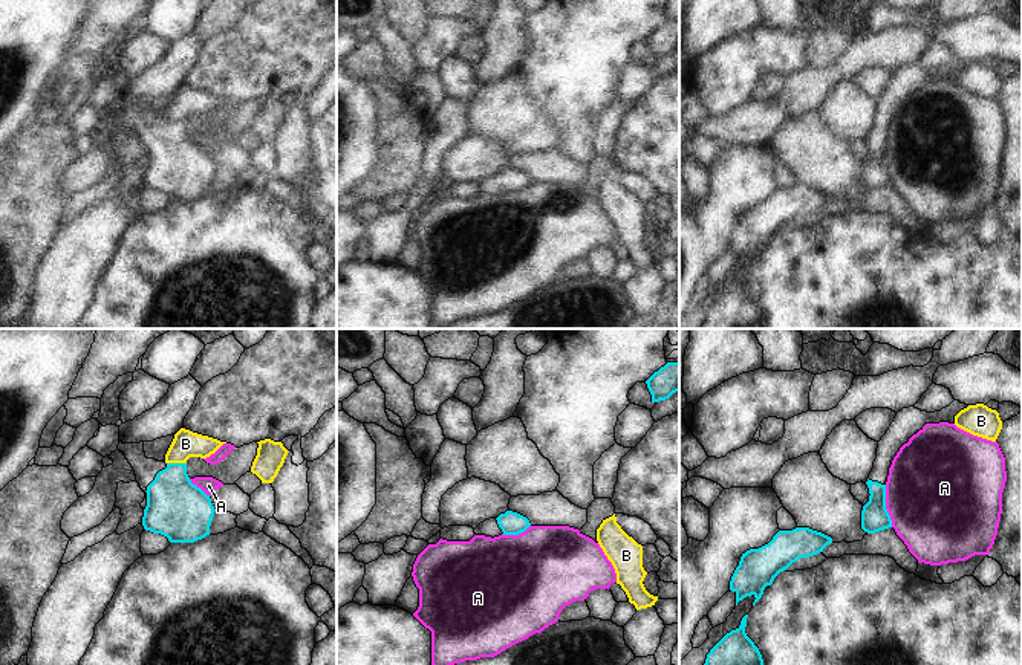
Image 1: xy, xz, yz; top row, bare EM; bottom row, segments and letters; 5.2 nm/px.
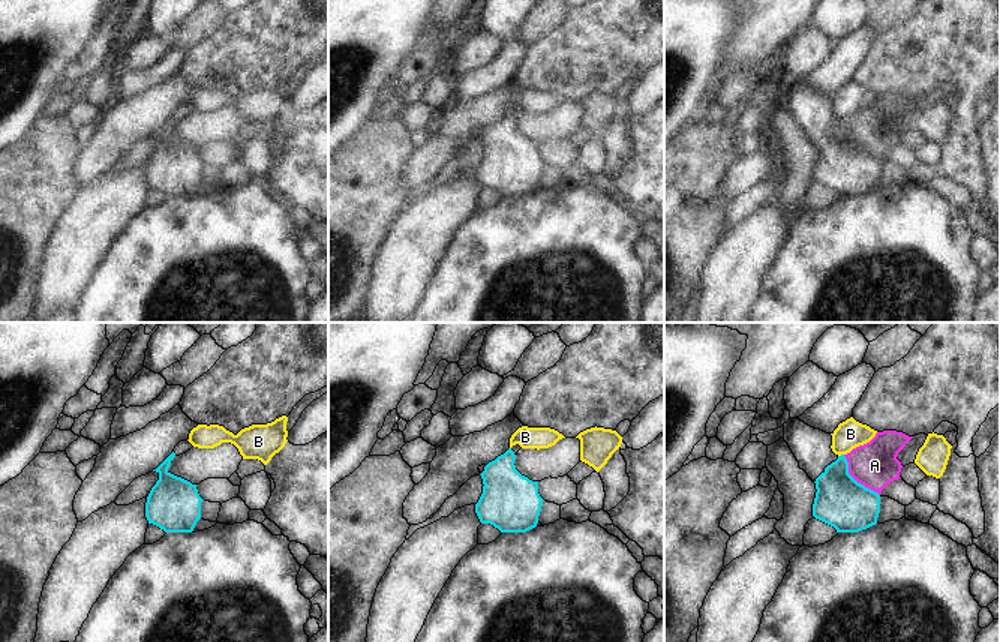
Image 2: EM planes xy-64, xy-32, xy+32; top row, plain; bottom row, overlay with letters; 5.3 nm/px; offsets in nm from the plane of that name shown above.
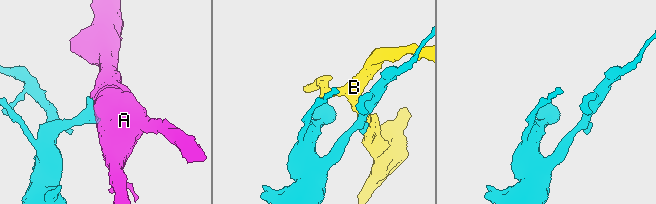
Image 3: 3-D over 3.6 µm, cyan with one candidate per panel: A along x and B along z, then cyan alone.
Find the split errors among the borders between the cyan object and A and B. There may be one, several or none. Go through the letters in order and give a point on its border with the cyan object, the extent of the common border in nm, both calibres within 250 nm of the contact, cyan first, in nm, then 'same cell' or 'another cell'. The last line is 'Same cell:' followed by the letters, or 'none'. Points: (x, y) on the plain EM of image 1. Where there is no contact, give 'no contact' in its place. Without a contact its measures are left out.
A: yz (885, 164) | 220 nm | 140/480 nm | another cell
B: xy (176, 121) | 100 nm | 320/140 nm | another cell
Same cell: none

